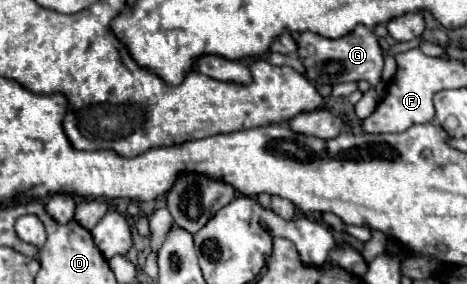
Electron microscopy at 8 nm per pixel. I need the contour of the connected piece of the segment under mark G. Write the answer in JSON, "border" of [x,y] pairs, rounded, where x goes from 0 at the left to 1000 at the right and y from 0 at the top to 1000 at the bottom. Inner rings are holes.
{"border":[[[775,85],[724,141],[690,134],[668,113],[647,113],[634,134],[634,148],[638,148],[638,197],[655,232],[655,268],[672,296],[711,296],[715,303],[728,289],[788,282],[797,303],[805,303],[814,289],[822,190],[818,190],[818,169],[814,169],[801,113]]]}

